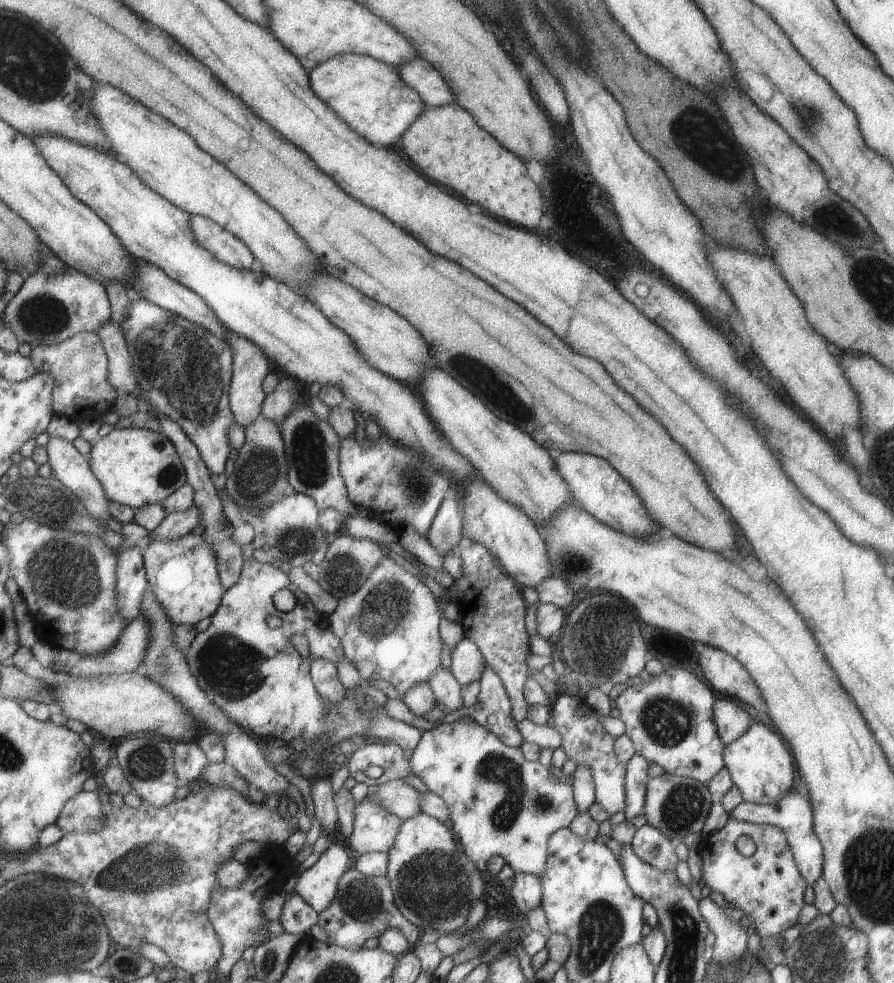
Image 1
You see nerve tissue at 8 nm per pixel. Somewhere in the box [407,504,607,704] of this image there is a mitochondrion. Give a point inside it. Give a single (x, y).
(578, 565)

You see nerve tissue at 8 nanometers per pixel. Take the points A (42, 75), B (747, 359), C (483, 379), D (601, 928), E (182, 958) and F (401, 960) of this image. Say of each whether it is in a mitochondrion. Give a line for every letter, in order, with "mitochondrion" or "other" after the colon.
A: mitochondrion
B: other
C: mitochondrion
D: mitochondrion
E: other
F: other

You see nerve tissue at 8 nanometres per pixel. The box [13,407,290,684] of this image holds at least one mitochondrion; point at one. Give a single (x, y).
(64, 572)

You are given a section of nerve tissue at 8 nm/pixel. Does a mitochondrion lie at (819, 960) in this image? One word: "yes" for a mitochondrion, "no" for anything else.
yes

